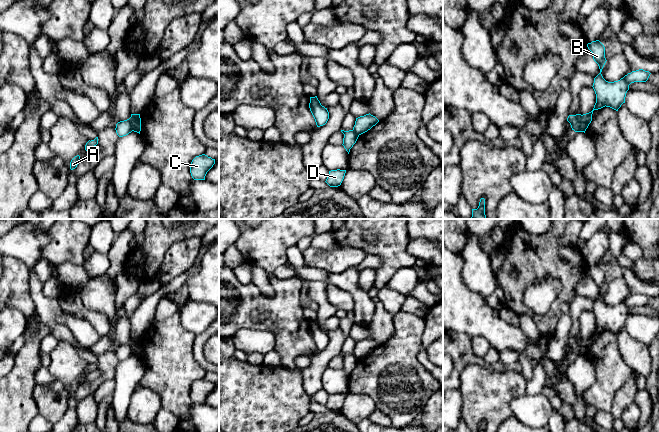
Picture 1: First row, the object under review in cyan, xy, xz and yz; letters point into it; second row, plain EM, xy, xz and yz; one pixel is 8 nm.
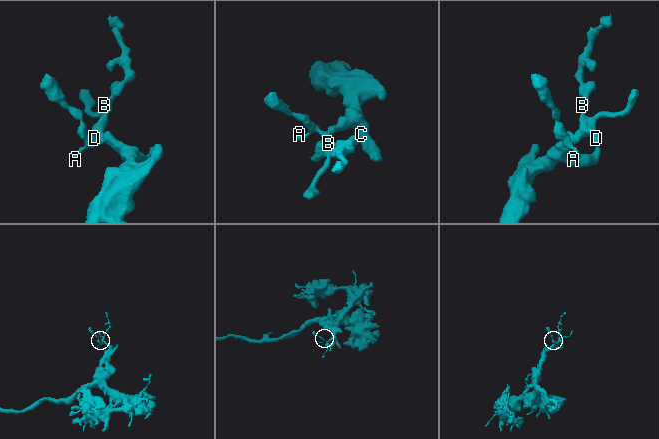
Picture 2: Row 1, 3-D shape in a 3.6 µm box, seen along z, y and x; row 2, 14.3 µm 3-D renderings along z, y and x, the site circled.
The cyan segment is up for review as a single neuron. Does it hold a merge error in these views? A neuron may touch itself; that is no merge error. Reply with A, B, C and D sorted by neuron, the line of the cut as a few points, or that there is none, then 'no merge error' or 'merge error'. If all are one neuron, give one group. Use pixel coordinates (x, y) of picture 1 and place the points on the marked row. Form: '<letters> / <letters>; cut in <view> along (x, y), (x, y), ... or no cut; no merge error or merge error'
A B D / C; cut in yz along (581, 115), (577, 131); merge error

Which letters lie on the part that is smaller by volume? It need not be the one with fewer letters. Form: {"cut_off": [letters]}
{"cut_off": ["A", "B", "D"]}

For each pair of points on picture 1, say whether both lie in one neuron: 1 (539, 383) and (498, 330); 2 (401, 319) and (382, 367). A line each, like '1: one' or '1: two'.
1: two
2: one

